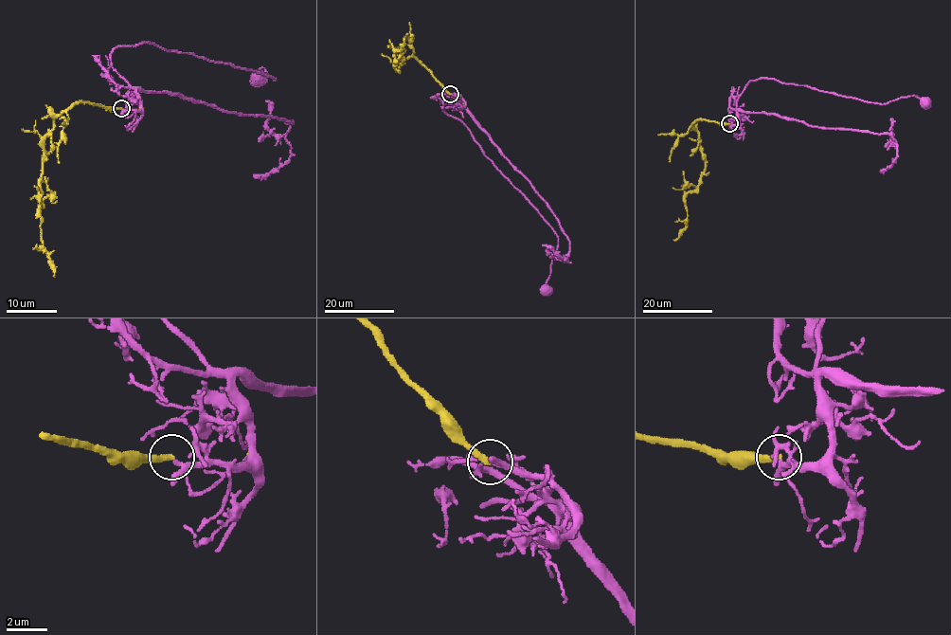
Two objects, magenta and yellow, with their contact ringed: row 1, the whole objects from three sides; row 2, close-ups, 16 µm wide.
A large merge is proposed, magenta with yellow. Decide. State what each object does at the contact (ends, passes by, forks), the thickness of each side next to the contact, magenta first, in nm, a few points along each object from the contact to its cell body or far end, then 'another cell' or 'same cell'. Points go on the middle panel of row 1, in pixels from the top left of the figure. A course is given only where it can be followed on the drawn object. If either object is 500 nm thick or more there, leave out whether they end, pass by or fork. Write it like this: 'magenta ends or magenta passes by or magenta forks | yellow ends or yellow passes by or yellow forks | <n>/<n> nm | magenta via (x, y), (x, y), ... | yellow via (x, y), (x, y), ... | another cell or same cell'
magenta passes by | yellow ends | 240/320 nm | magenta via (451, 94), (458, 96), (463, 103), (448, 101), (443, 110), (468, 127), (482, 153), (557, 236), (546, 291) | yellow via (450, 94), (414, 57), (408, 57), (395, 69), (395, 49), (398, 51), (403, 38) | another cell

